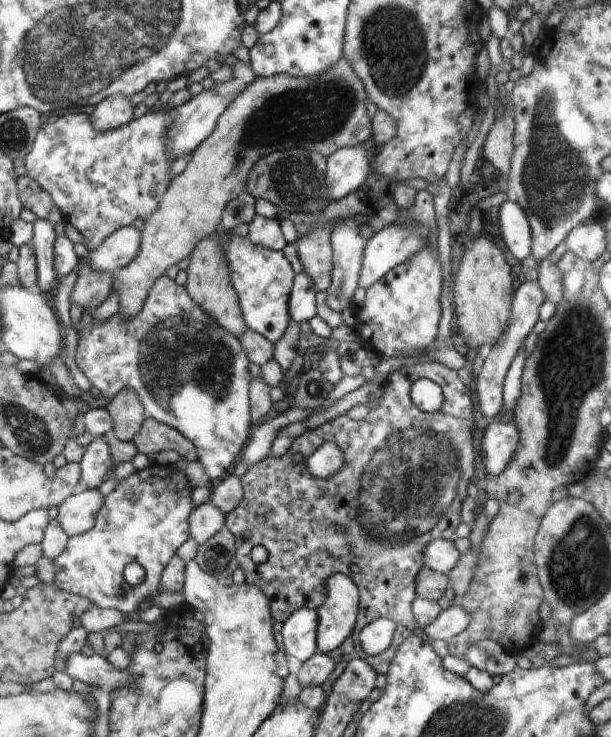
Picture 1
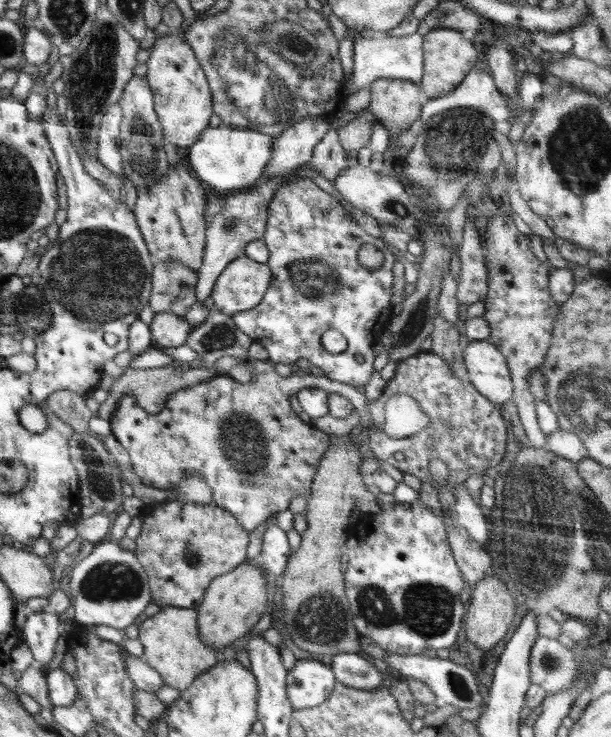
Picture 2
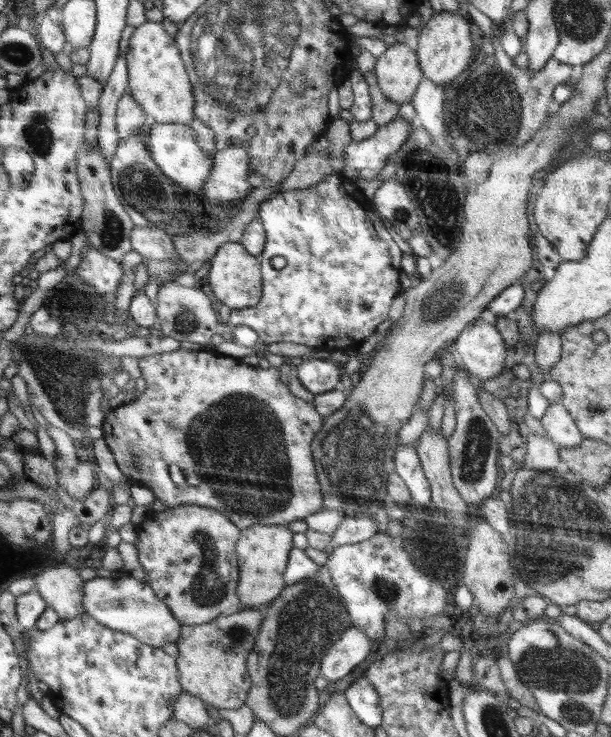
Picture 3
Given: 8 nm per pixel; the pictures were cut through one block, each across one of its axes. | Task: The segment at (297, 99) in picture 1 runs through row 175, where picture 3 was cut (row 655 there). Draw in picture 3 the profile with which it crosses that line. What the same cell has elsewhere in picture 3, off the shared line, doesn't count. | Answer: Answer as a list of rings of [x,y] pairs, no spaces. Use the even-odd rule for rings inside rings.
[[[263,608],[237,609],[232,614],[219,616],[206,624],[182,625],[180,638],[176,640],[176,646],[180,650],[180,655],[176,656],[176,668],[178,669],[178,681],[182,685],[182,690],[214,707],[226,708],[226,710],[240,708],[244,704],[251,687],[251,678],[246,668],[247,659],[252,653],[258,634],[260,634],[260,626],[263,620]]]

